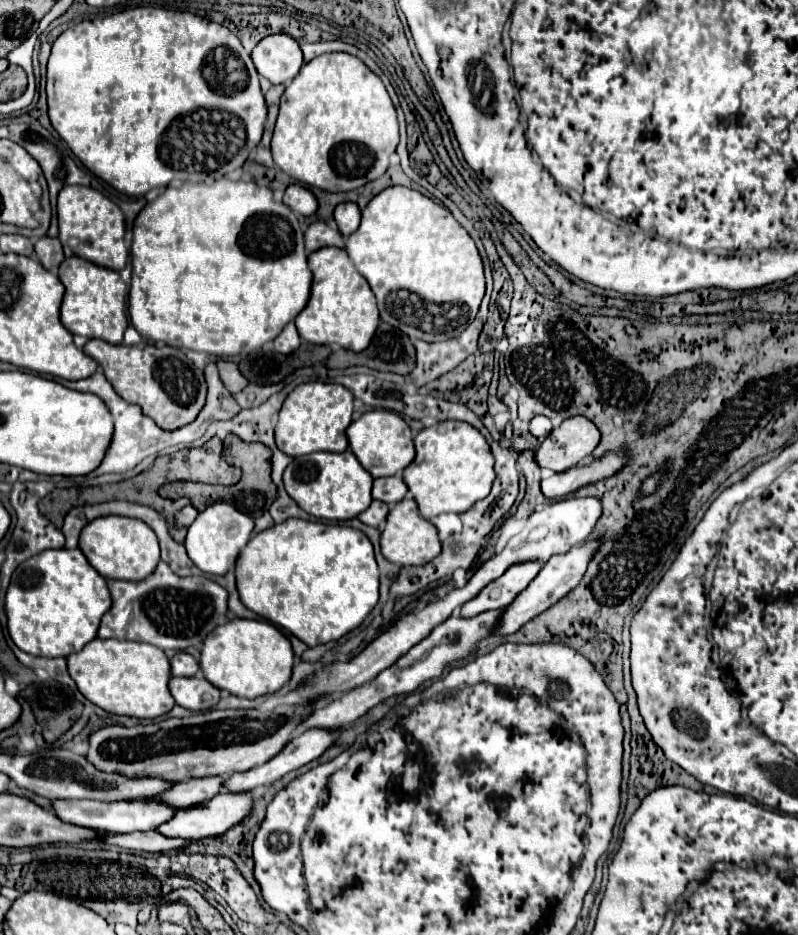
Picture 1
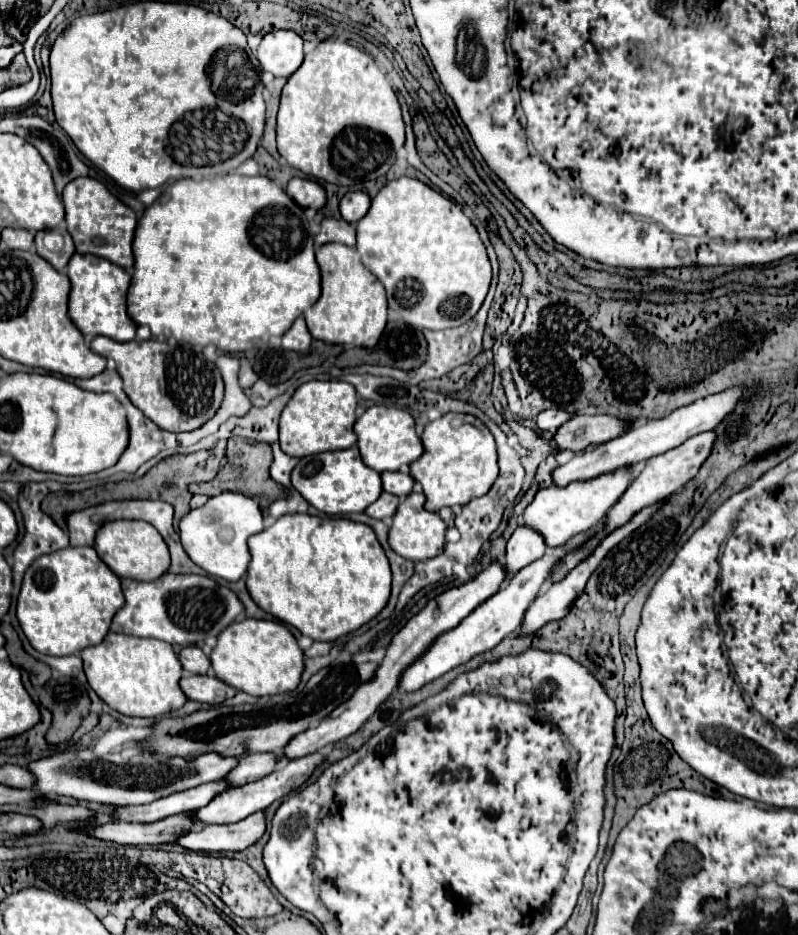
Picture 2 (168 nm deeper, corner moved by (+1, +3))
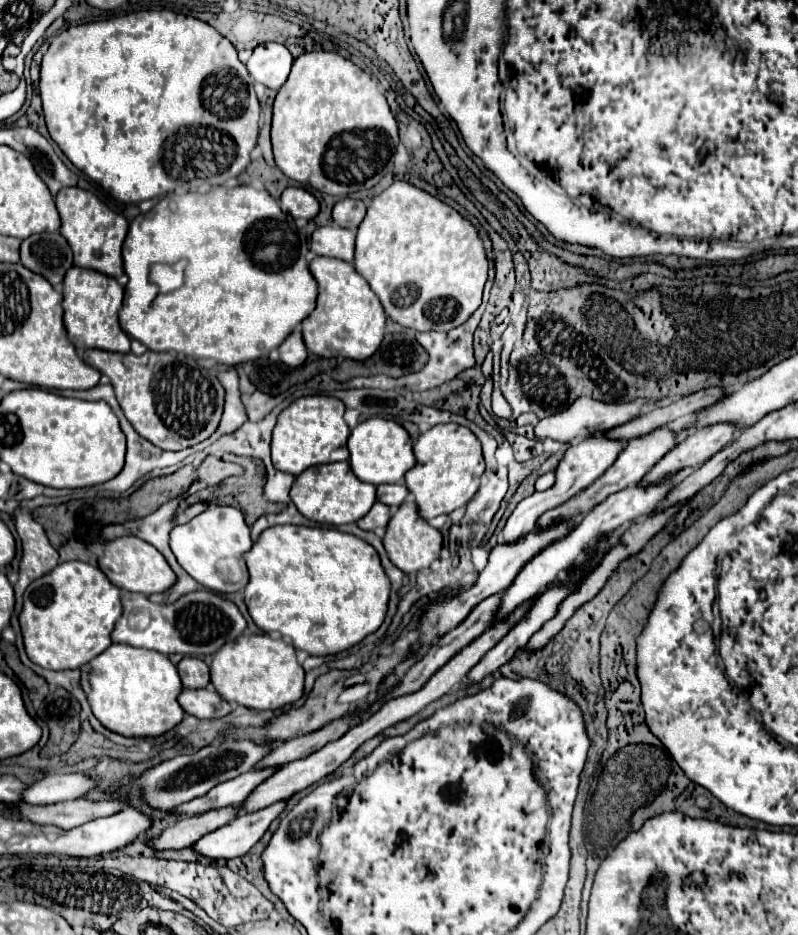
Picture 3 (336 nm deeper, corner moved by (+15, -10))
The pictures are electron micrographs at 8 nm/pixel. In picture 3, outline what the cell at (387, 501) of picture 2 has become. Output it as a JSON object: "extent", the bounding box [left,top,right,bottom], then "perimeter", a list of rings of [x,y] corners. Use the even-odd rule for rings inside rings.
{"extent":[357,504,391,530],"perimeter":[[[373,504],[373,508],[369,510],[369,516],[363,516],[357,526],[361,530],[375,530],[375,528],[385,528],[387,522],[391,520],[391,508],[387,504]]]}

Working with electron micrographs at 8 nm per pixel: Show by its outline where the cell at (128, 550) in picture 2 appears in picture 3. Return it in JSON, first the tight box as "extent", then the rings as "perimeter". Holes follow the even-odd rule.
{"extent":[99,536,177,596],"perimeter":[[[123,536],[115,538],[105,544],[105,552],[99,558],[99,568],[105,572],[105,576],[121,590],[139,592],[145,596],[167,592],[173,586],[173,580],[177,580],[175,572],[169,568],[165,556],[151,546],[149,542],[137,538],[137,536]]]}

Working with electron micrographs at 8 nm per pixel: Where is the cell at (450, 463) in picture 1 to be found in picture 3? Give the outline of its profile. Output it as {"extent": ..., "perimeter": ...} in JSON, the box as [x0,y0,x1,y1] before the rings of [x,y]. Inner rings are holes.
{"extent":[405,424,485,520],"perimeter":[[[439,424],[419,436],[413,448],[417,456],[415,468],[405,474],[405,484],[413,492],[419,506],[419,516],[431,520],[439,514],[449,514],[455,508],[465,506],[477,492],[485,462],[477,436],[459,424]]]}

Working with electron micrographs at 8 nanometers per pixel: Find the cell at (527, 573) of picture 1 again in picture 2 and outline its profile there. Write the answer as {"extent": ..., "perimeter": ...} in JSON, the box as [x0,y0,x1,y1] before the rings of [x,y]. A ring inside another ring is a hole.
{"extent":[505,527,547,583],"perimeter":[[[517,527],[517,531],[507,541],[507,553],[505,553],[505,583],[511,581],[511,575],[515,571],[521,571],[527,567],[527,563],[533,563],[535,559],[541,559],[547,551],[547,545],[543,537],[527,527]]]}

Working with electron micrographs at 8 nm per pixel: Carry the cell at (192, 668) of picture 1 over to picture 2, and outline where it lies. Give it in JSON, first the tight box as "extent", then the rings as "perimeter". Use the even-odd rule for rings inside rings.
{"extent":[179,647,211,675],"perimeter":[[[185,647],[179,653],[179,661],[181,661],[181,665],[183,665],[183,669],[187,673],[201,673],[201,675],[205,675],[209,671],[209,667],[211,667],[209,657],[199,647]]]}

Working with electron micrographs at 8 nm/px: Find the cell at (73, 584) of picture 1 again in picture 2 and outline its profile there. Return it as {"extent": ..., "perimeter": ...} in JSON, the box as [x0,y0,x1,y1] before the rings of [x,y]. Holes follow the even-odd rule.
{"extent":[17,547,123,655],"perimeter":[[[65,547],[63,551],[41,555],[25,571],[17,597],[17,619],[35,651],[75,655],[103,641],[111,617],[123,603],[119,577],[97,557],[93,547]]]}

